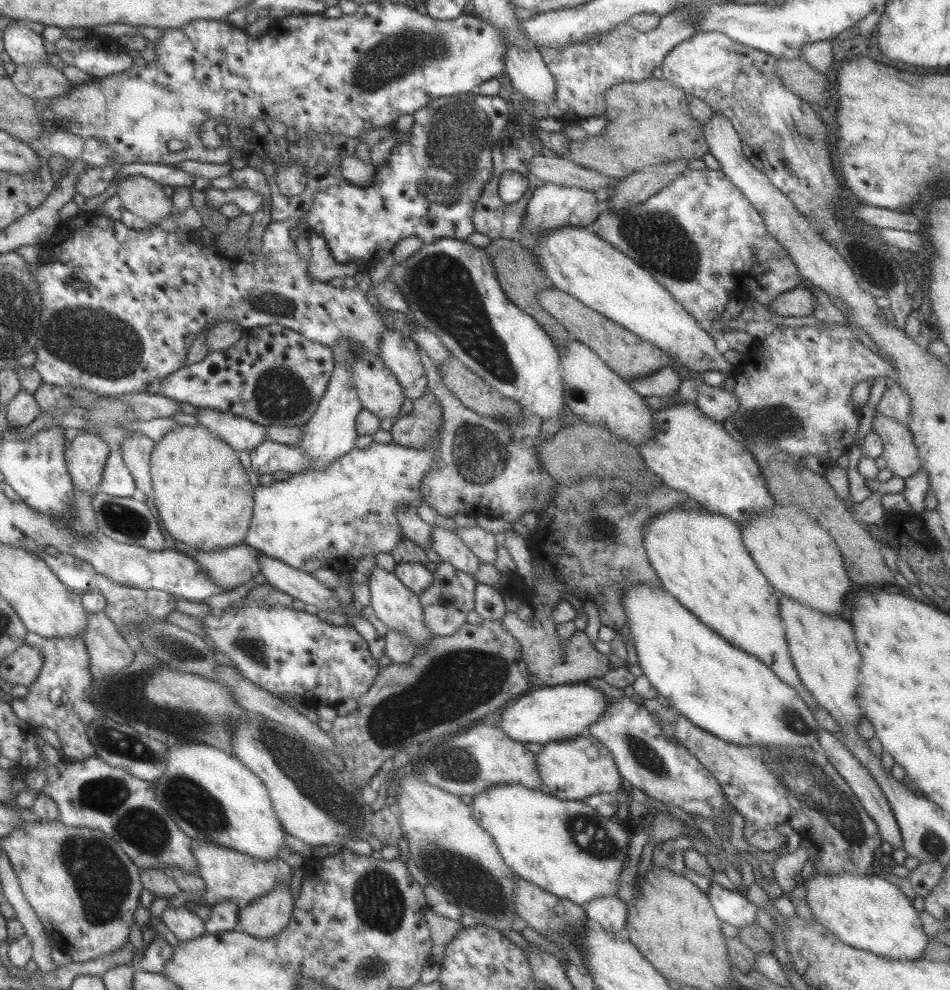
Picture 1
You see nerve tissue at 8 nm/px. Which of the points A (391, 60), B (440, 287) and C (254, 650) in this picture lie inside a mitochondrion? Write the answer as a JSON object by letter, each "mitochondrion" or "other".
{"A":"mitochondrion","B":"mitochondrion","C":"mitochondrion"}

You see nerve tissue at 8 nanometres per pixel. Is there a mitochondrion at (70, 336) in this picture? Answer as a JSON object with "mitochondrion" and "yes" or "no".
{"mitochondrion":"yes"}

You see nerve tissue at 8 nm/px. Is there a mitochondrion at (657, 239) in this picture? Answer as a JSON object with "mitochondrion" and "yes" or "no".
{"mitochondrion":"yes"}

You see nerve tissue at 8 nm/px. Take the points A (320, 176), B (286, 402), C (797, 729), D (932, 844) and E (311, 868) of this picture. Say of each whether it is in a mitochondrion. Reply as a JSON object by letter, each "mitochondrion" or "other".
{"A":"other","B":"mitochondrion","C":"mitochondrion","D":"mitochondrion","E":"other"}

